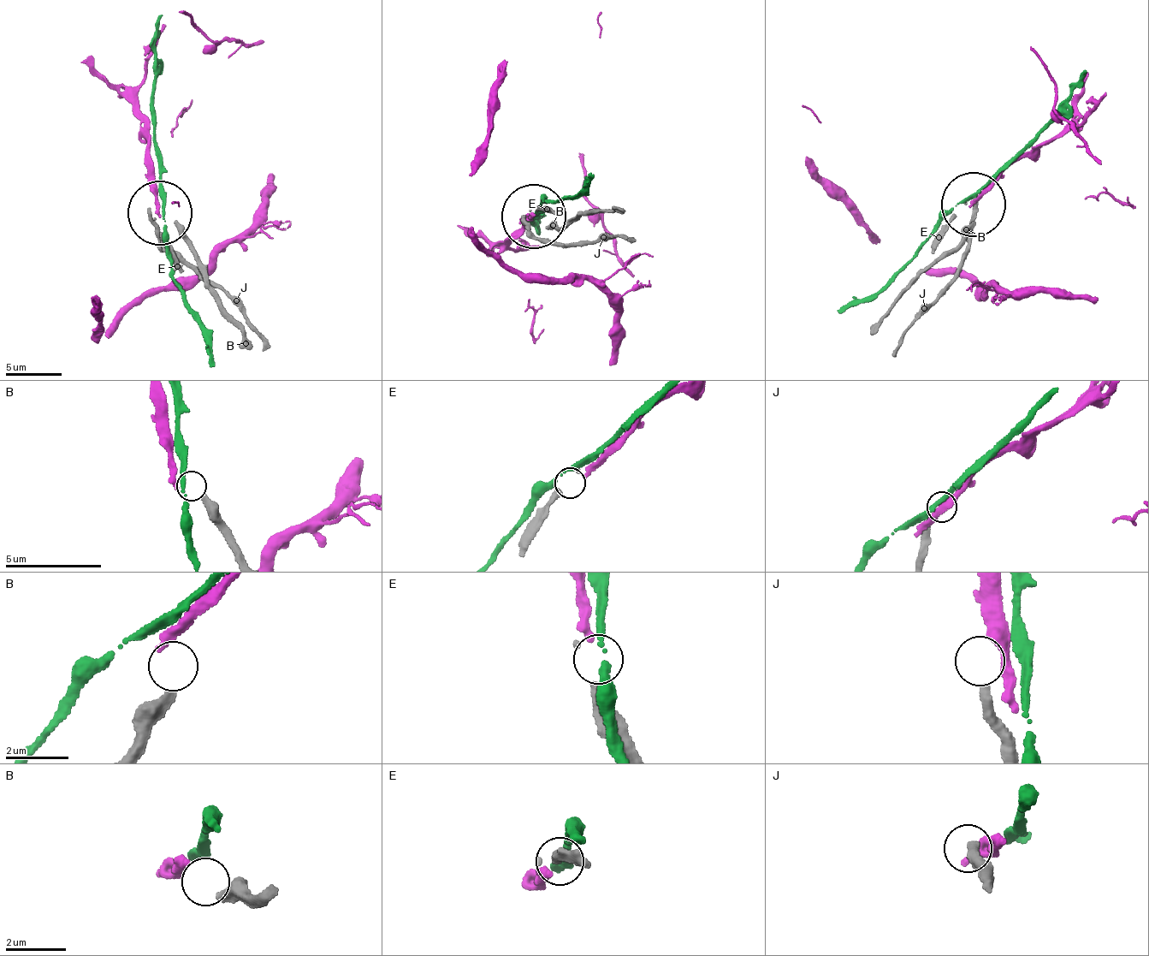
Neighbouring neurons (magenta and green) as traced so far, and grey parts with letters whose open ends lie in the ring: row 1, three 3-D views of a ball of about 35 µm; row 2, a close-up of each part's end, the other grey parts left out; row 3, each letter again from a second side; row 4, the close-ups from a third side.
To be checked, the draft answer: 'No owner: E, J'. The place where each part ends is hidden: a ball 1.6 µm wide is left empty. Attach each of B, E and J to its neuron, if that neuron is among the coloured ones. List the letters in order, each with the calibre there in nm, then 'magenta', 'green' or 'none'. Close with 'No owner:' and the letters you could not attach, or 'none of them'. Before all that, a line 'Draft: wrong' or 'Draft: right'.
Draft: wrong
B: 420 nm | none
E: 90 nm | magenta
J: 320 nm | none
No owner: B, J

